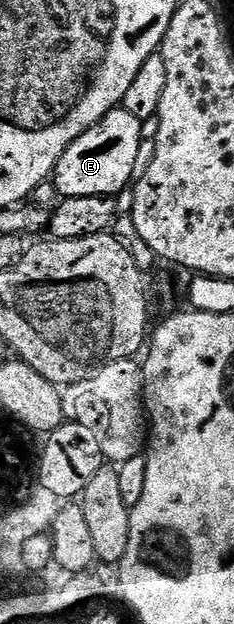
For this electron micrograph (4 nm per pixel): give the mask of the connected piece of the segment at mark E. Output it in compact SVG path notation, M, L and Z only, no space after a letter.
M117 106L107 112L100 123L82 133L56 163L54 183L61 197L115 197L123 188L129 187L141 163L140 128L142 122L134 118L134 114Z

